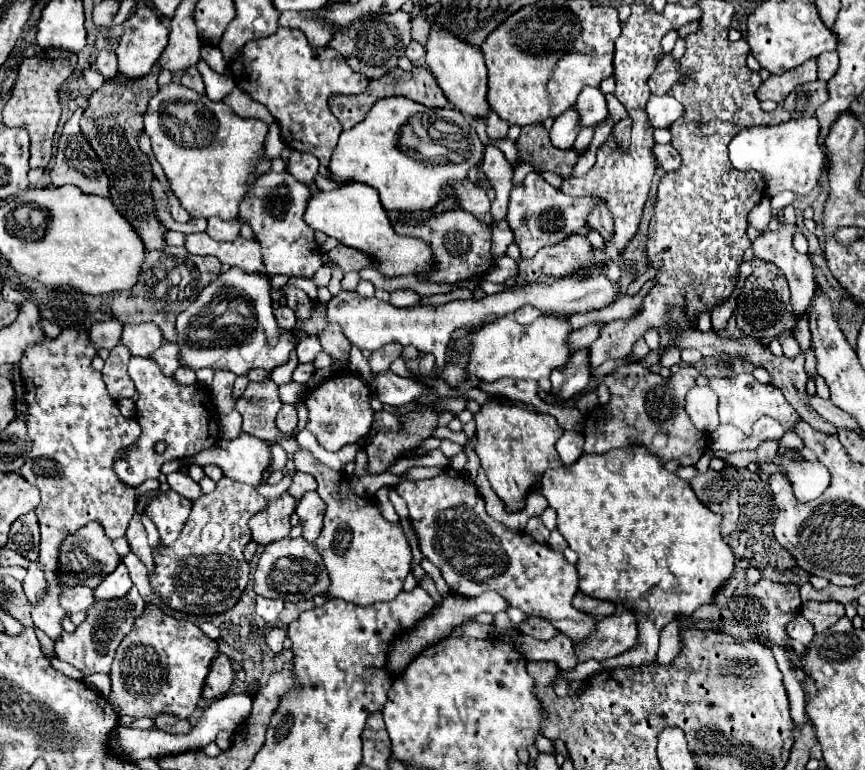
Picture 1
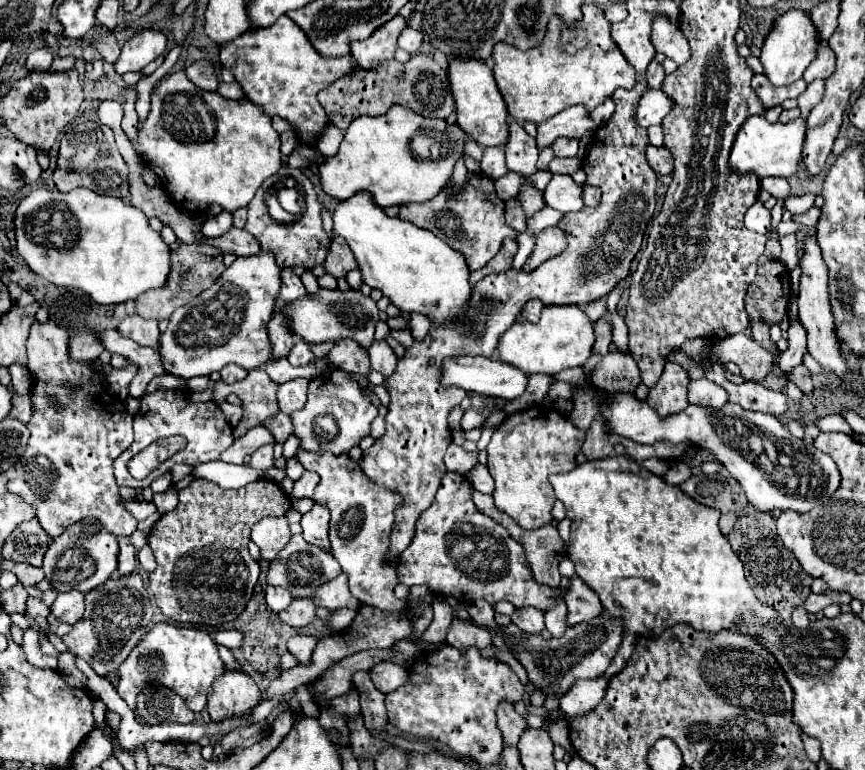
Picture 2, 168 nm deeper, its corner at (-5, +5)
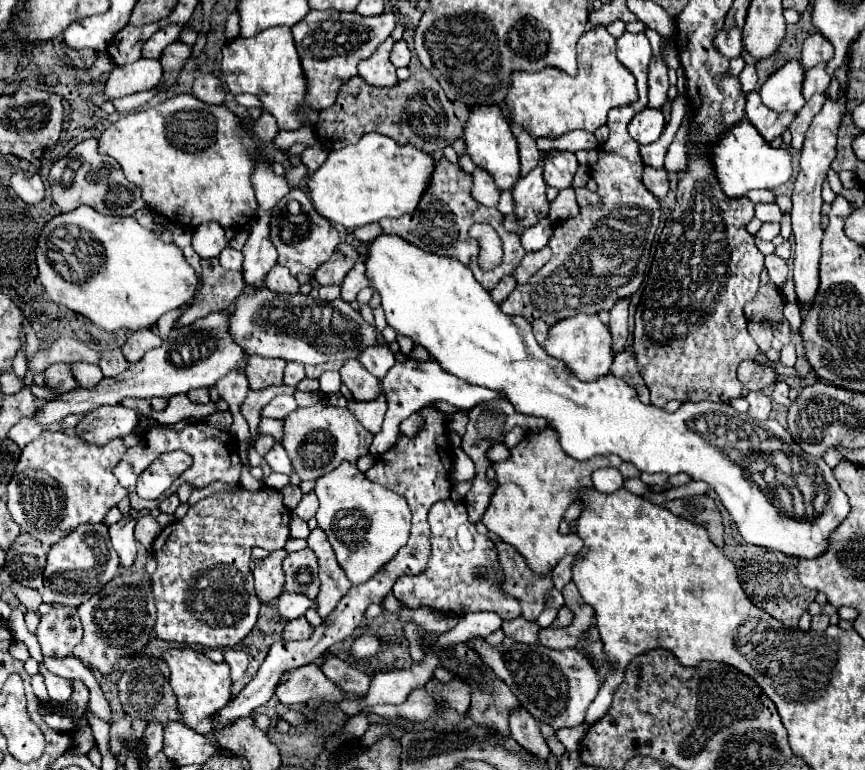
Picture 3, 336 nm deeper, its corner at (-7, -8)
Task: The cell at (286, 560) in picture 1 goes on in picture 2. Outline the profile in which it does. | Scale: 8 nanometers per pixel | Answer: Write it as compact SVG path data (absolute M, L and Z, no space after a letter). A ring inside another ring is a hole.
M294 535L288 545L278 553L278 557L270 563L270 571L268 571L268 583L270 585L280 585L280 587L288 587L294 591L294 597L312 597L314 591L334 579L338 573L342 573L342 569L338 567L336 559L330 555L330 551L324 551L320 547L314 547L310 543L304 541L302 535Z

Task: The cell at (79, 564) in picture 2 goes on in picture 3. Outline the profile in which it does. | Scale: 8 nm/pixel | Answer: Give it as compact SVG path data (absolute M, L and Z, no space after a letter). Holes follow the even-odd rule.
M84 524L48 550L42 598L48 604L64 604L76 608L100 592L100 588L104 588L116 576L118 566L118 556L108 540L108 526Z

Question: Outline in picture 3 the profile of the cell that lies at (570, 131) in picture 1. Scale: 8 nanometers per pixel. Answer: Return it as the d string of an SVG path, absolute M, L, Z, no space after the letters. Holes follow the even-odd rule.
M552 150L546 158L544 180L546 180L548 186L554 186L556 190L564 190L564 188L570 186L576 170L578 170L576 154Z

